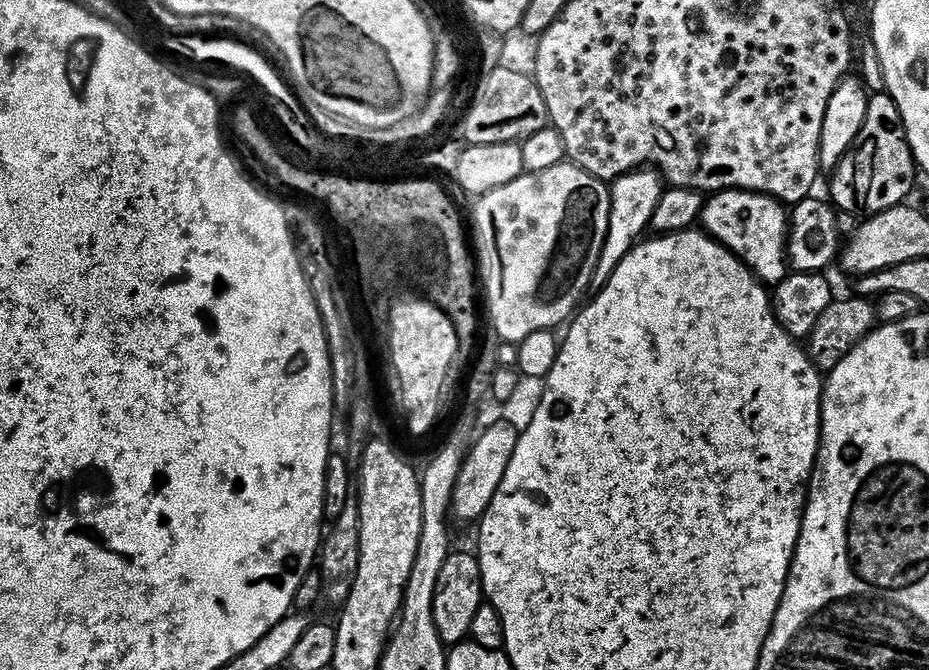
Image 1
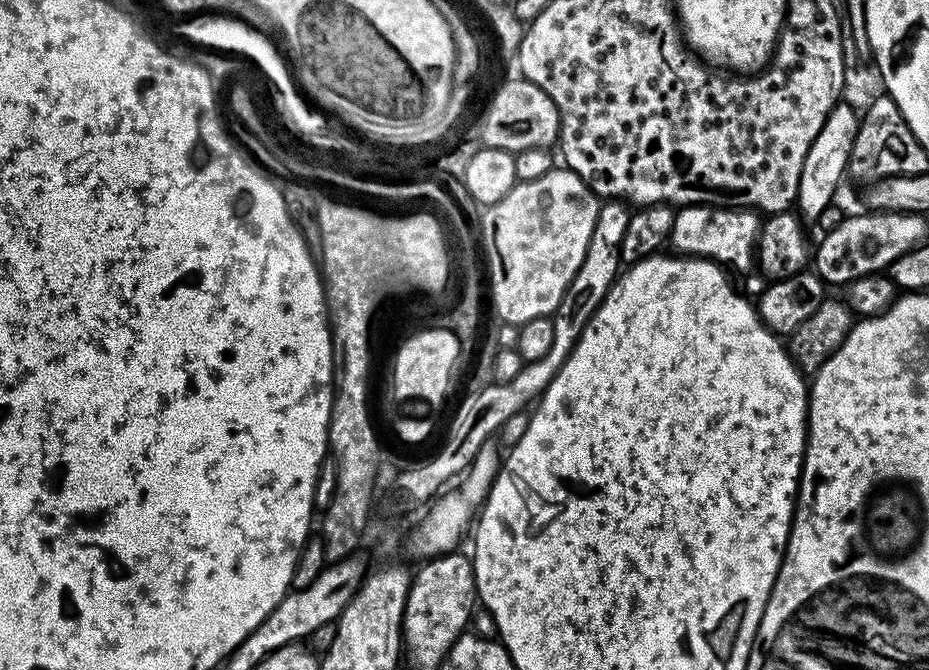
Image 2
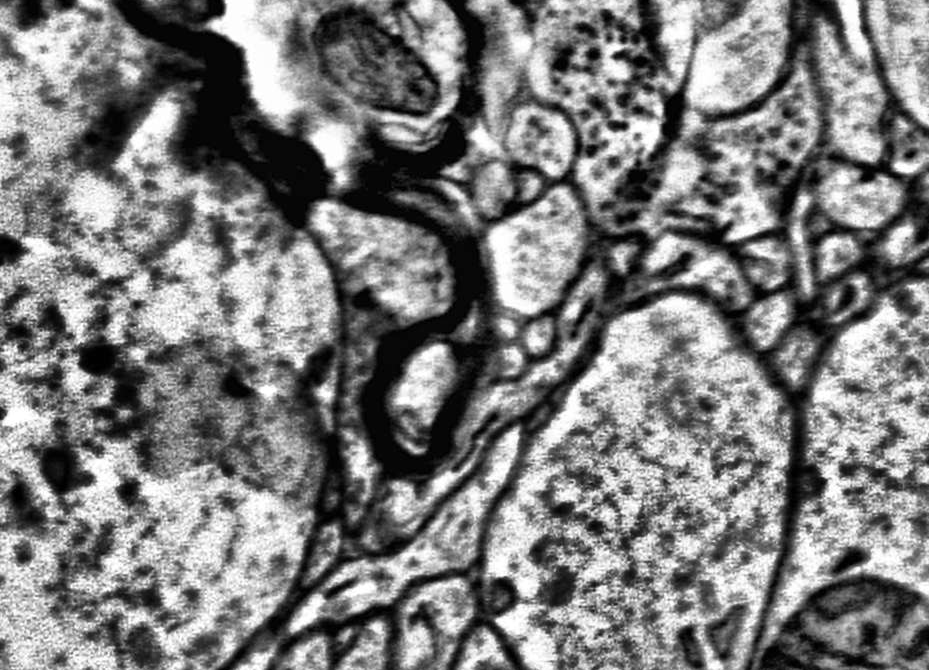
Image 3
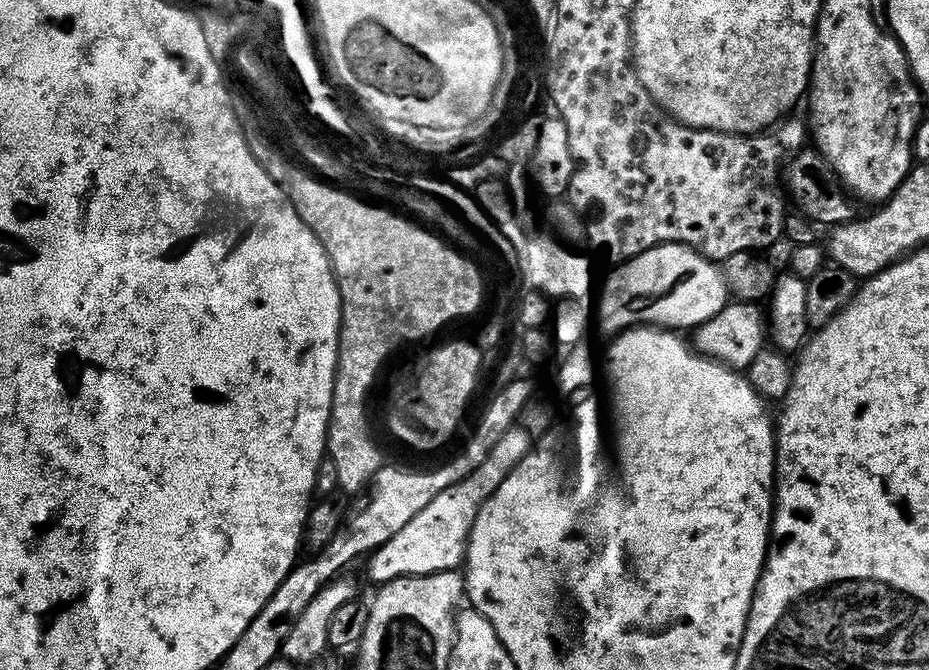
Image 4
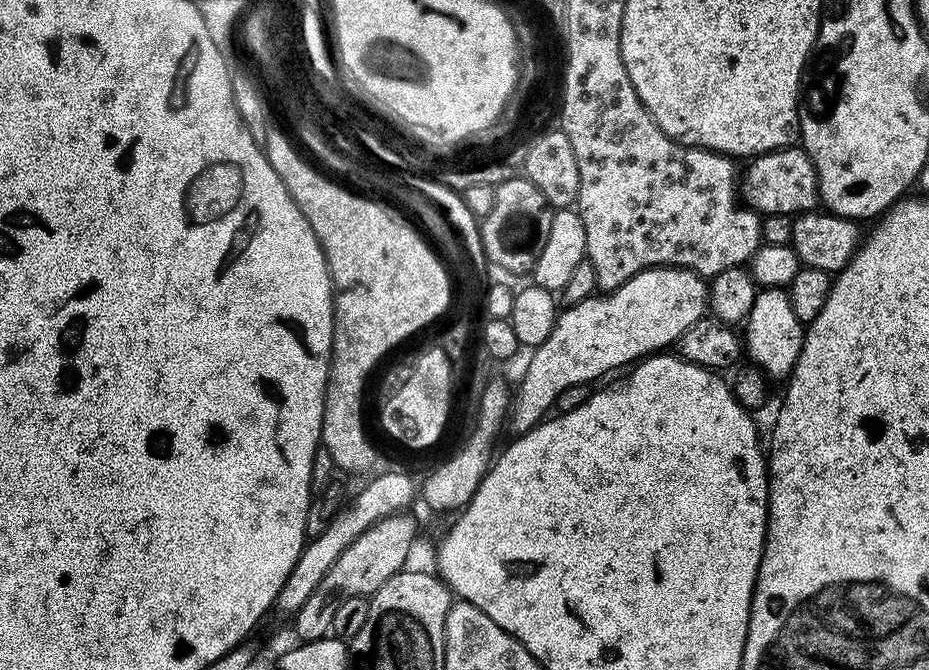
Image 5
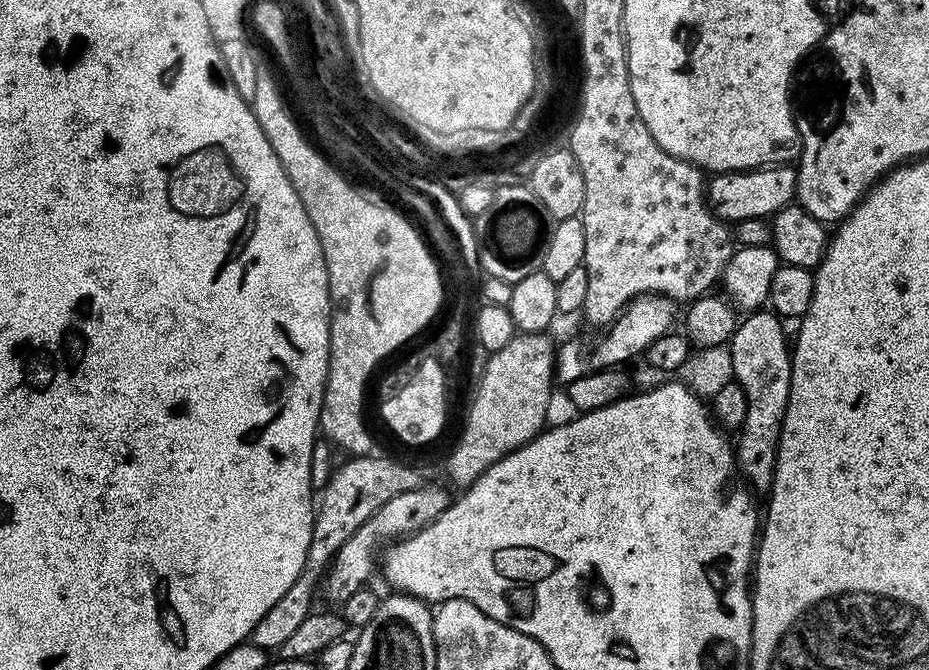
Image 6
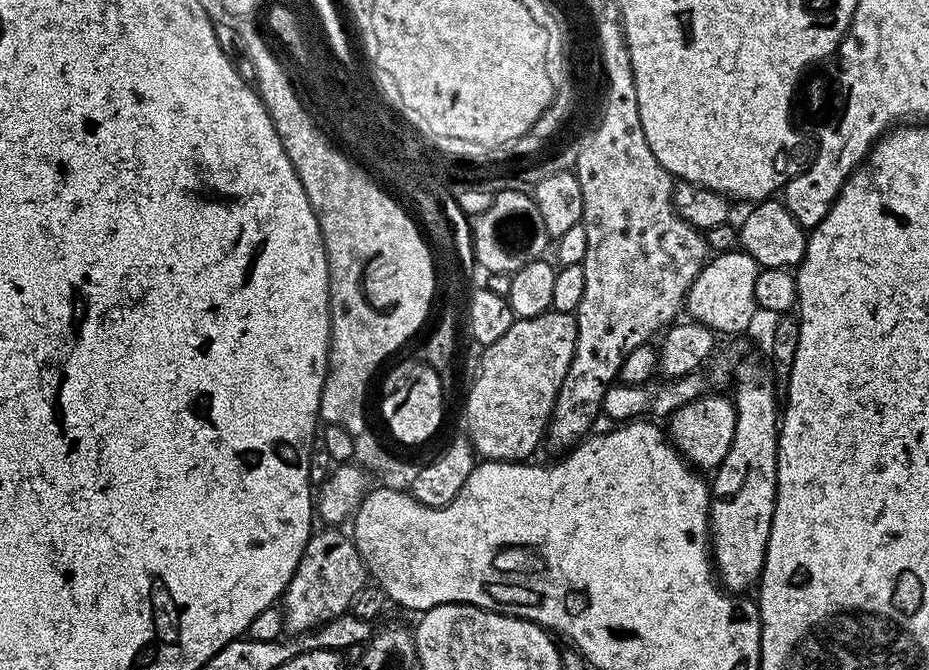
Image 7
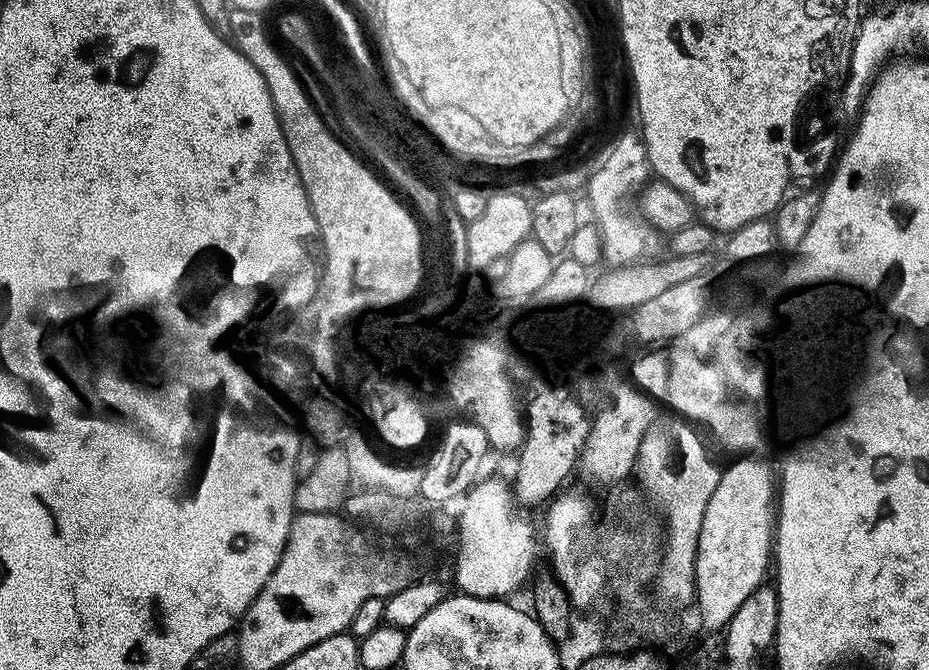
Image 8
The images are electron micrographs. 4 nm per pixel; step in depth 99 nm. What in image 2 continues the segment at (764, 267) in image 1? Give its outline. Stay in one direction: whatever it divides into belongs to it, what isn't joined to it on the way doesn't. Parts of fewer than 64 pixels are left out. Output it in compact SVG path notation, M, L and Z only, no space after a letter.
M692 202L684 207L688 208L679 209L676 212L676 221L672 227L670 237L671 247L676 247L673 249L685 257L714 260L717 264L731 270L733 273L736 271L738 275L744 276L745 289L743 288L743 291L752 298L761 296L766 287L766 280L759 271L754 270L758 264L758 237L762 231L761 217L753 209L743 206L735 206L736 208L707 208L704 202Z

